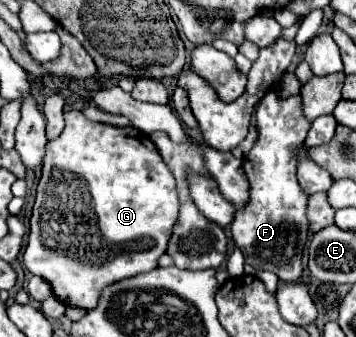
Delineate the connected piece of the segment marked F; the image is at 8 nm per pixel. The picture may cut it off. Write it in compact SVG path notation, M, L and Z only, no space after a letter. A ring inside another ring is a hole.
M268 90L264 98L256 104L254 108L254 118L256 118L256 128L258 128L258 140L244 158L244 172L250 182L250 200L236 212L236 218L230 226L232 238L236 246L242 250L246 264L250 264L256 270L270 270L277 274L282 282L296 282L302 275L302 252L304 244L308 240L308 218L306 218L306 206L308 206L308 196L302 192L298 180L296 180L296 158L292 150L296 150L300 144L304 144L306 134L310 130L310 122L304 120L302 108L300 108L300 96L288 96L280 98L276 90ZM262 258L278 258L278 262L268 262Z

